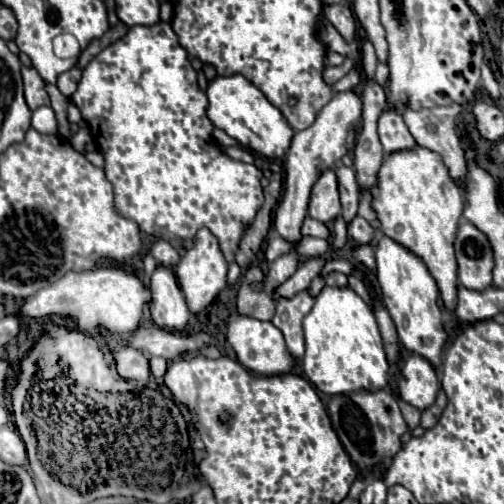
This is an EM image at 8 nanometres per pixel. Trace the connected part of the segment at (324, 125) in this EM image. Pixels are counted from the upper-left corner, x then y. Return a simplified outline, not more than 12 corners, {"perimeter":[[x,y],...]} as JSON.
{"perimeter":[[341,91],[287,149],[275,229],[301,239],[313,183],[355,147],[361,97]]}

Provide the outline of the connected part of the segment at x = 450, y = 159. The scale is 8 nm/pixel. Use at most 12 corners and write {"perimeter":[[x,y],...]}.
{"perimeter":[[459,105],[407,109],[403,121],[421,147],[437,151],[451,177],[467,173],[455,127]]}

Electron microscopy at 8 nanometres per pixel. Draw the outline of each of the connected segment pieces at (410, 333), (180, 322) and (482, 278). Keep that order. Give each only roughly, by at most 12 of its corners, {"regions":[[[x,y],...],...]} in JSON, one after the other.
{"regions":[[[391,237],[375,249],[377,283],[399,341],[441,365],[439,287]],[[171,269],[151,275],[151,317],[185,331],[189,309]],[[469,221],[455,237],[457,279],[491,287],[493,253]]]}

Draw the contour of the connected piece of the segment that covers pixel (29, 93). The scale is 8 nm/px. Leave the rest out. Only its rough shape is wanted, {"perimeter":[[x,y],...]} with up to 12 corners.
{"perimeter":[[23,67],[25,101],[31,111],[50,106],[45,81],[33,67]]}

